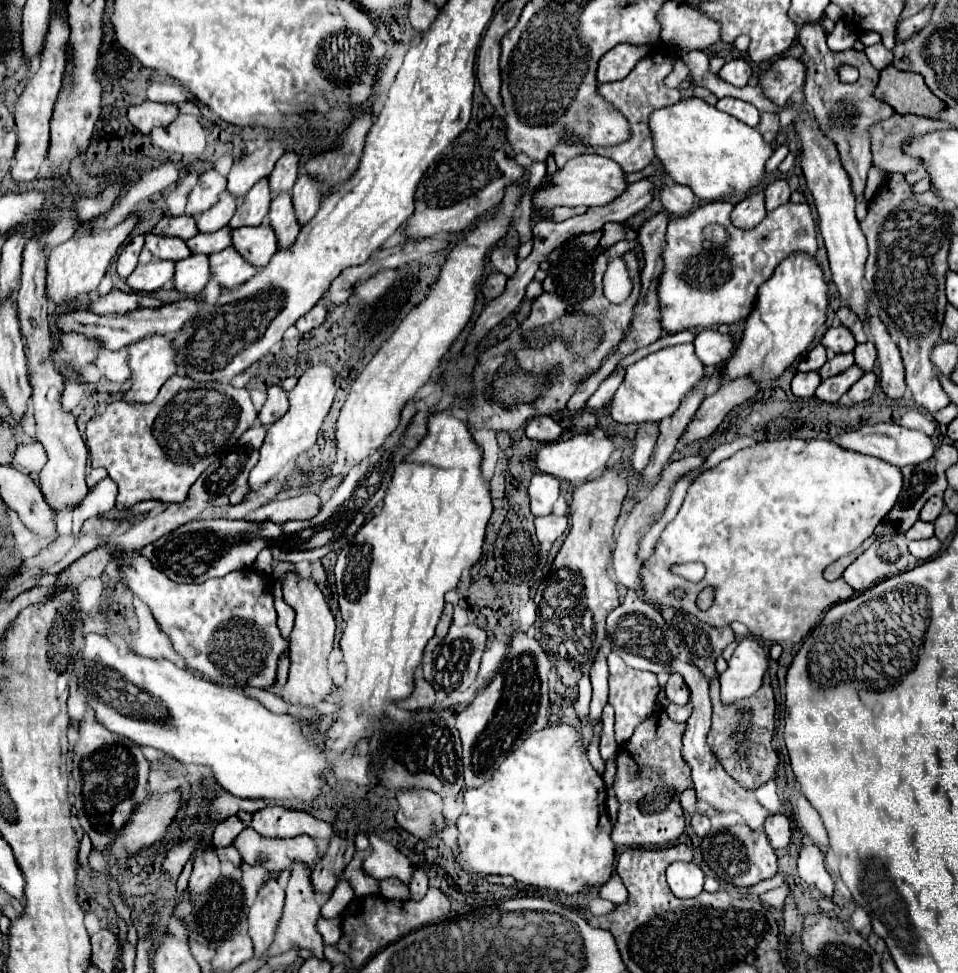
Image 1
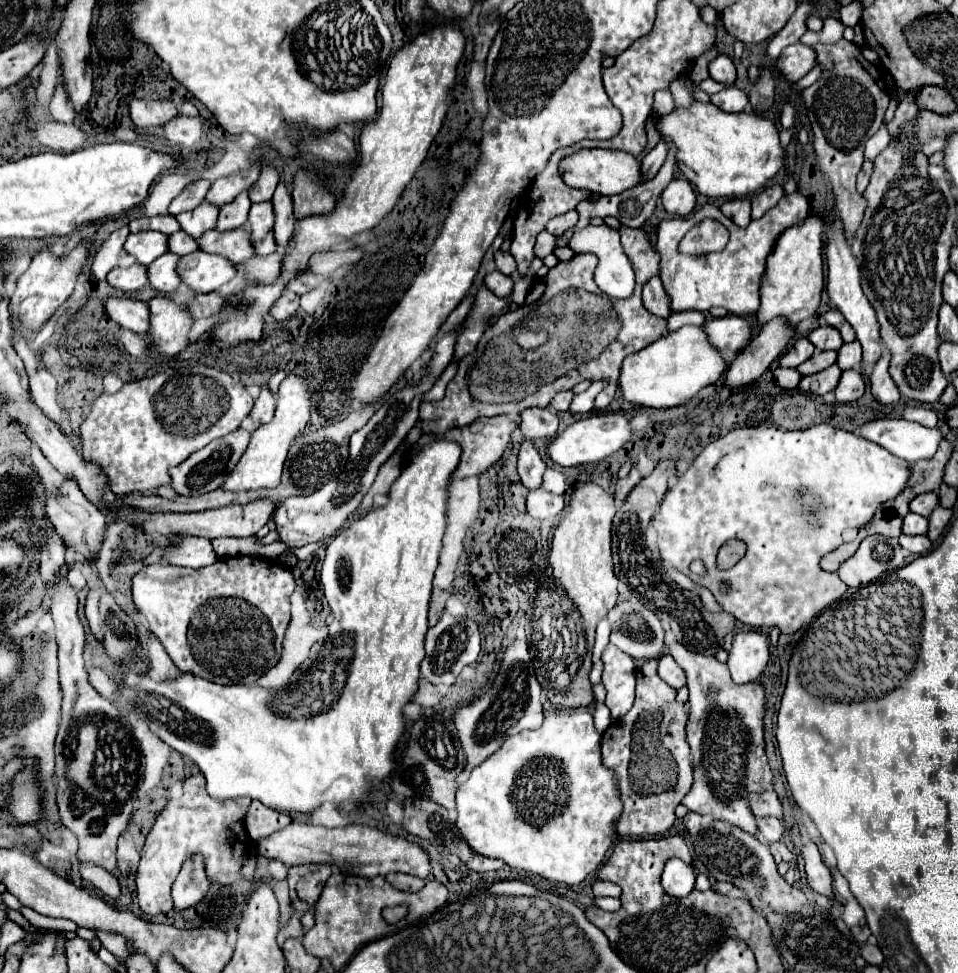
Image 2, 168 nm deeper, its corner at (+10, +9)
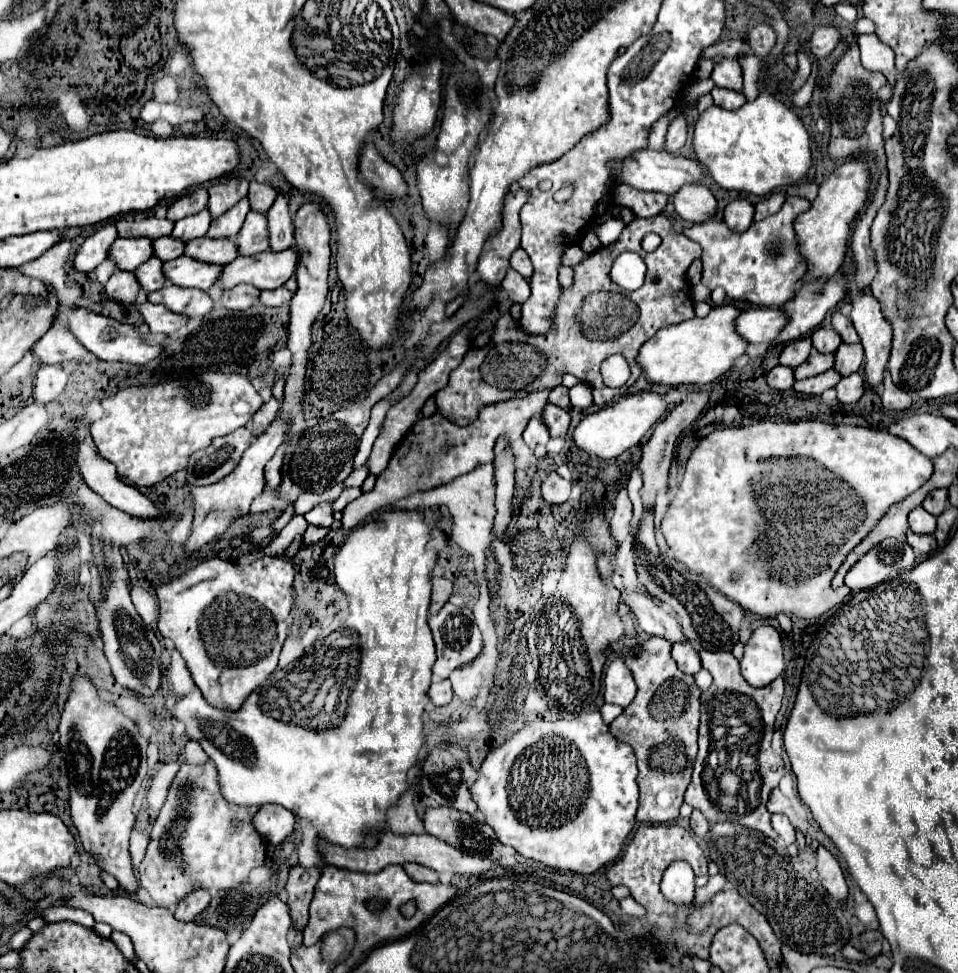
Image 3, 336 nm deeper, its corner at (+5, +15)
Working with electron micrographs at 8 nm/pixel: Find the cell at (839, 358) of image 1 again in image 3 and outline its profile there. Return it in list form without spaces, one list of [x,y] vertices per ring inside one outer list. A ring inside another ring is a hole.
[[[813,349],[813,353],[809,355],[809,361],[805,361],[803,365],[799,365],[793,375],[795,375],[795,381],[801,381],[801,379],[813,377],[813,375],[825,373],[831,367],[833,367],[833,355],[831,353],[817,353]]]

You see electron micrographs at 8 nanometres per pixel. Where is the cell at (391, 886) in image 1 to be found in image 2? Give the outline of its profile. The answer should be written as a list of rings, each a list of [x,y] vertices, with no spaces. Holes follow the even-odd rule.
[[[388,873],[388,875],[386,875],[386,881],[388,881],[392,887],[396,887],[396,889],[400,889],[400,891],[404,891],[404,893],[414,893],[414,891],[422,889],[424,883],[426,883],[424,879],[418,879],[418,877],[406,875],[406,873]]]

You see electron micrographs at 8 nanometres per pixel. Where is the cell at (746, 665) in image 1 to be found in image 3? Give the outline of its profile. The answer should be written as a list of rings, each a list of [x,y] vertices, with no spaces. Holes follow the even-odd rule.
[[[761,625],[753,631],[749,643],[745,645],[745,655],[741,659],[741,673],[751,687],[765,687],[773,679],[781,677],[785,671],[785,657],[779,633]]]

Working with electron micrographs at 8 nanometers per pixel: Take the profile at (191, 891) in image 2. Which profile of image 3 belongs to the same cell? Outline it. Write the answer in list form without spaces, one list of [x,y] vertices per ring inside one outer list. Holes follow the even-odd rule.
[[[195,889],[193,893],[189,893],[179,905],[177,905],[177,911],[175,911],[175,917],[179,921],[195,921],[195,917],[209,907],[209,891],[205,889]]]

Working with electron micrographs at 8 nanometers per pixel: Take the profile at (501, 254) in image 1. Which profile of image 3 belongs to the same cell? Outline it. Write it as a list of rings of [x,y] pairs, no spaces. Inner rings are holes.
[[[517,249],[513,255],[511,255],[511,267],[521,273],[525,279],[531,279],[533,275],[533,265],[529,261],[529,255],[523,251],[523,249]]]

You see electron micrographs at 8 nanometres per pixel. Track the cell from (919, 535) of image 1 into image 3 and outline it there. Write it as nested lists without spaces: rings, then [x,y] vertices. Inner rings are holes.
[[[917,507],[909,513],[909,527],[913,533],[935,533],[935,527],[937,527],[937,521],[931,513],[927,513],[923,507]]]

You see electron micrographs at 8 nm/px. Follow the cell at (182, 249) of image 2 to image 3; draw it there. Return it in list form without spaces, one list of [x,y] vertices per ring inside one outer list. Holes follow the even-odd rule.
[[[161,237],[153,241],[153,255],[161,257],[161,261],[171,261],[179,255],[183,255],[183,247],[185,243],[173,237]]]

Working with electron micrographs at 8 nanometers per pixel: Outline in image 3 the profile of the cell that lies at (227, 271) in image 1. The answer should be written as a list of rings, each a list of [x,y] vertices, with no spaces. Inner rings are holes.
[[[181,255],[173,261],[167,261],[163,273],[173,285],[209,291],[209,287],[221,275],[221,269],[223,269],[221,265],[209,265],[209,263],[201,263],[191,257]]]

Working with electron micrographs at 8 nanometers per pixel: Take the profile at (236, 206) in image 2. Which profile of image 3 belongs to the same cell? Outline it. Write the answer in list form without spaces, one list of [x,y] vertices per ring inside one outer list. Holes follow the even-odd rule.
[[[243,199],[233,209],[229,209],[227,213],[223,213],[221,217],[217,217],[213,221],[207,237],[211,237],[211,239],[235,239],[247,213],[249,213],[249,201]]]

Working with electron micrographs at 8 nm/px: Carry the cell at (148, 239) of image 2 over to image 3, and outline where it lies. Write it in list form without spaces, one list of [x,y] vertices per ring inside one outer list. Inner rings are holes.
[[[117,239],[109,249],[109,259],[115,261],[117,269],[121,271],[135,271],[141,263],[145,263],[153,255],[151,239]]]

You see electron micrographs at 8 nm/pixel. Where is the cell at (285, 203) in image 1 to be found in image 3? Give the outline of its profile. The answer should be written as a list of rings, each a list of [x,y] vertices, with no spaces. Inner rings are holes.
[[[251,211],[237,235],[237,251],[239,255],[255,255],[269,249],[269,235],[267,235],[267,219],[263,213]]]

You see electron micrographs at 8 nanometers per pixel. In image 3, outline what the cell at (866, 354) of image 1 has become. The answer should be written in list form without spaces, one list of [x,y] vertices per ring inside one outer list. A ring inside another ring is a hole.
[[[841,343],[839,349],[835,351],[835,365],[833,365],[833,369],[837,369],[837,373],[841,377],[847,377],[849,373],[859,371],[861,363],[863,363],[863,347],[859,343],[857,345]]]

